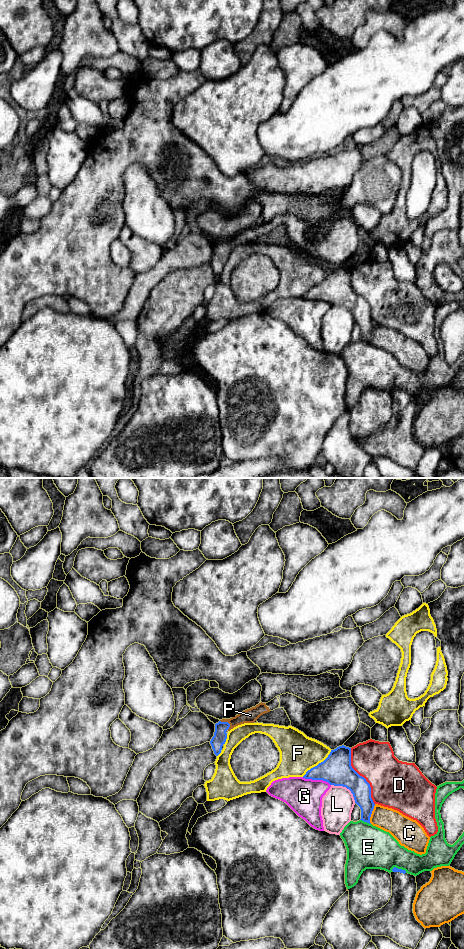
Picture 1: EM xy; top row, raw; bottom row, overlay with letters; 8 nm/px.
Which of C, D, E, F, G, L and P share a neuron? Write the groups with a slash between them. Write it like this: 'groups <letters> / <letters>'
groups C / D / E / F / G / L / P

